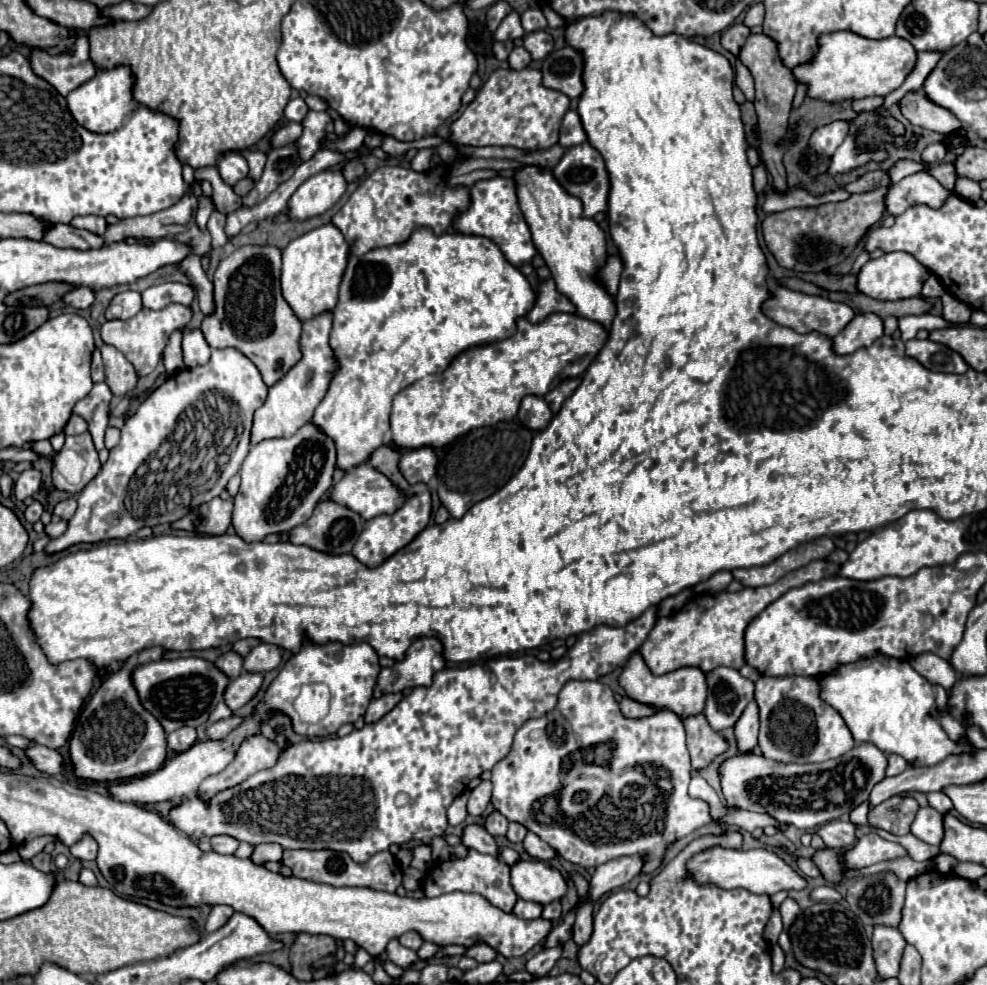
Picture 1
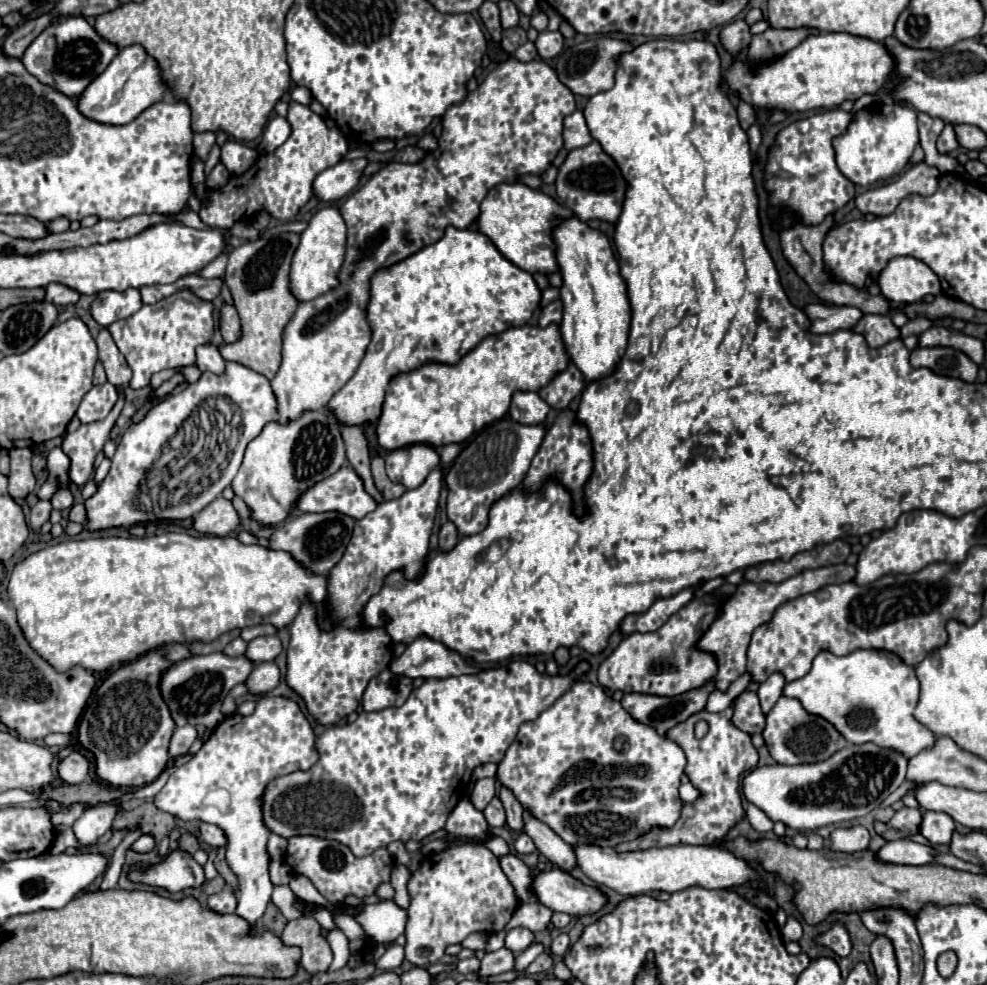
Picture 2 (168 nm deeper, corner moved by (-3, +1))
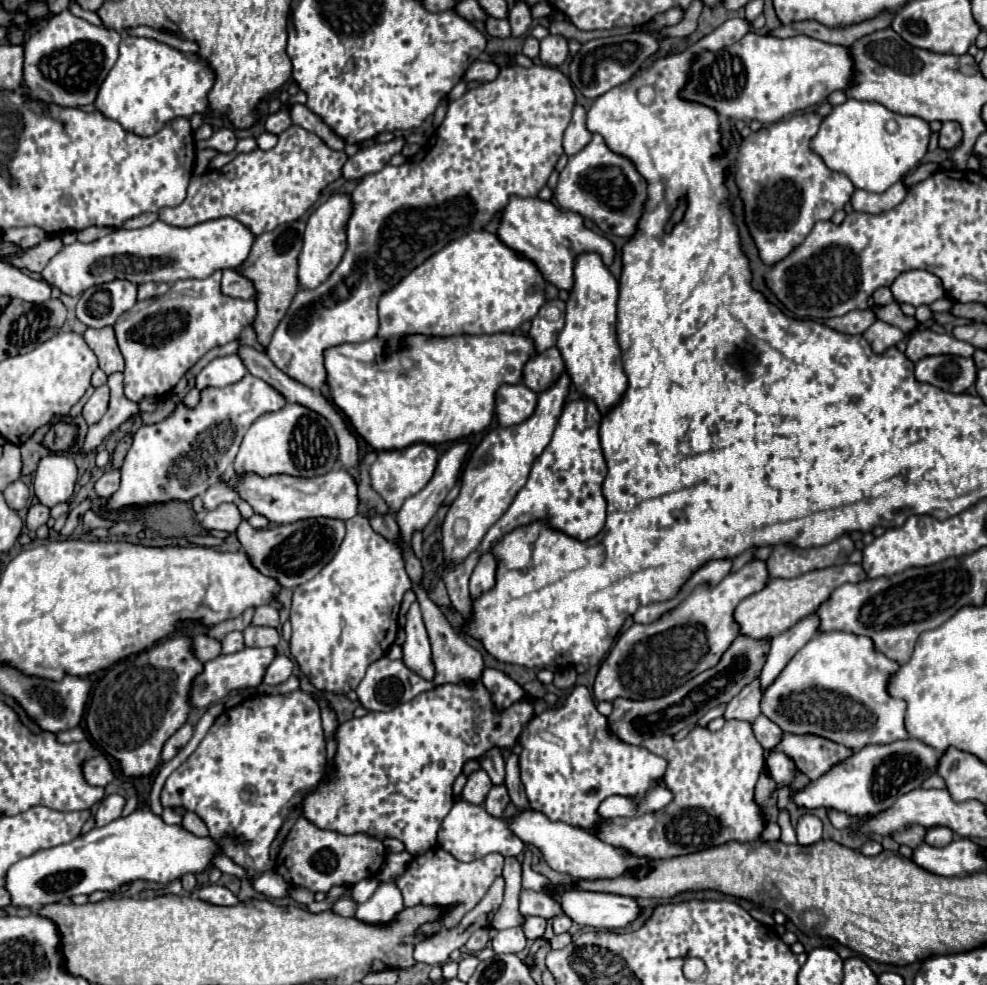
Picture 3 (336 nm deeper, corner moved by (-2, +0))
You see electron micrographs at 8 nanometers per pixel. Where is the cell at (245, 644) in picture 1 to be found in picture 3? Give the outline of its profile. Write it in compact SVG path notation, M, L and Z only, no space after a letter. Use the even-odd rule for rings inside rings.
M263 604L255 610L255 616L253 616L253 622L255 626L273 626L277 628L279 626L279 612L273 604Z

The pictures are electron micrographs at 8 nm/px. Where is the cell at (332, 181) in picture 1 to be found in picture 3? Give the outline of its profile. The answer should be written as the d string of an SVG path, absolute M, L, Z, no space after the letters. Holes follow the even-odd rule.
M397 136L391 142L385 144L373 144L369 148L359 150L355 156L351 156L345 166L343 166L343 176L347 180L359 180L367 174L379 172L383 166L389 164L389 160L401 152L401 148L405 146L405 138Z

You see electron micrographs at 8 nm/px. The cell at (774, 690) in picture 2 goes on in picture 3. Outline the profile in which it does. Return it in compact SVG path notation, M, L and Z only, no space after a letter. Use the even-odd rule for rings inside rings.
M811 614L799 620L795 626L791 626L791 630L779 634L779 638L773 638L769 658L761 674L761 688L767 688L779 676L779 672L791 660L791 656L797 650L801 650L817 632L819 632L819 616Z

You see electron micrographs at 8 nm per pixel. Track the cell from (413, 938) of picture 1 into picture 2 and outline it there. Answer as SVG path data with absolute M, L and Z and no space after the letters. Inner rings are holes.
M454 845L440 853L424 857L418 871L412 873L408 881L408 893L410 893L410 909L408 909L408 935L406 935L406 959L416 967L426 967L430 963L438 963L444 955L444 949L454 943L462 943L470 933L498 933L502 931L508 921L512 919L512 913L518 907L516 889L512 889L512 883L508 877L504 877L498 859L492 851L488 851L484 845Z

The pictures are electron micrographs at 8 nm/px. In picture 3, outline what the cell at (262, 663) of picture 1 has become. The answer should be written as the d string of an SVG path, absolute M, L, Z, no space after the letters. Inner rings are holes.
M247 626L243 634L245 634L245 646L253 646L253 648L277 646L279 642L279 632L269 626Z

